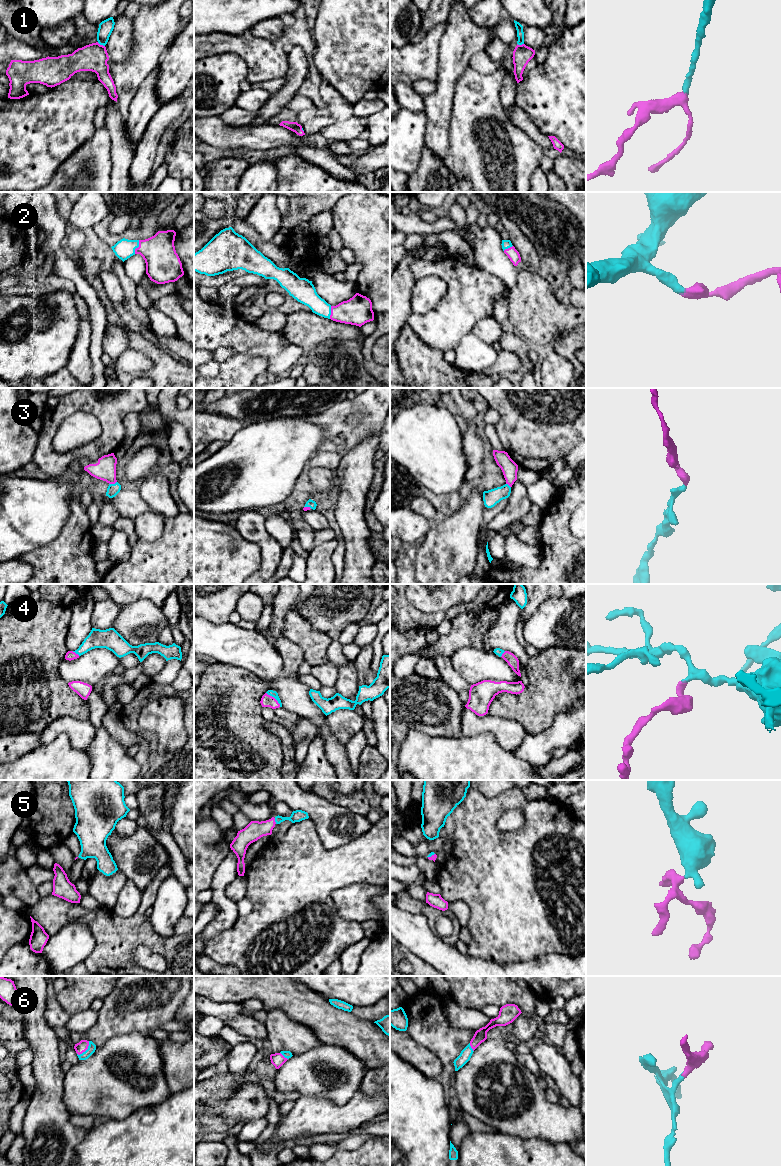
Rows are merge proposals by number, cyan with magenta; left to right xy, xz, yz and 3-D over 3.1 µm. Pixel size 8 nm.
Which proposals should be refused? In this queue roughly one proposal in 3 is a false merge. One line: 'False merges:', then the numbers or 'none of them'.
False merges: none of them

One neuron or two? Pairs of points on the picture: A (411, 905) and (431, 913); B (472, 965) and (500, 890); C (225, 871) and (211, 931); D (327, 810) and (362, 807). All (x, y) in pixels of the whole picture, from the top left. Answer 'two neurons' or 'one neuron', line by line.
A: one neuron
B: two neurons
C: one neuron
D: two neurons

